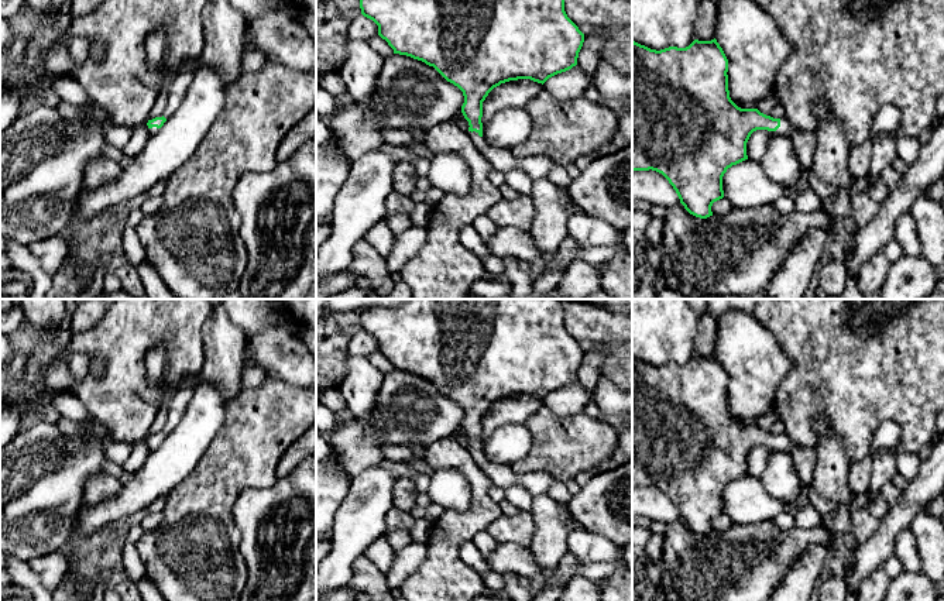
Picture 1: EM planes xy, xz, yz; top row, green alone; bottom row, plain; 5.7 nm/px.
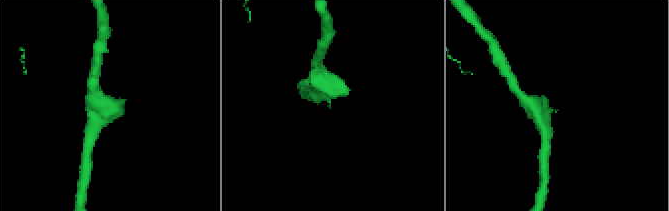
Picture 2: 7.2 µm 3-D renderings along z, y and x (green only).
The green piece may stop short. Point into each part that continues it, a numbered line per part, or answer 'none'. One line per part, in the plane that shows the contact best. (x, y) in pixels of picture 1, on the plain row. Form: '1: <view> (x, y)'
1: yz (785, 445)

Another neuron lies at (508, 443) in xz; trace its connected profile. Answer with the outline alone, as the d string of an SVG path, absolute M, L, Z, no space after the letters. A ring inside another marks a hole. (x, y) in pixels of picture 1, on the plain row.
M504 423L483 443L483 453L495 464L511 466L529 454L532 443L532 435L524 423Z

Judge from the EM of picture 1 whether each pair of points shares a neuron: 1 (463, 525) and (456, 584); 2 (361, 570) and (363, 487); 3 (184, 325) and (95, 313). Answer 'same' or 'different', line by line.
1: same
2: different
3: different

